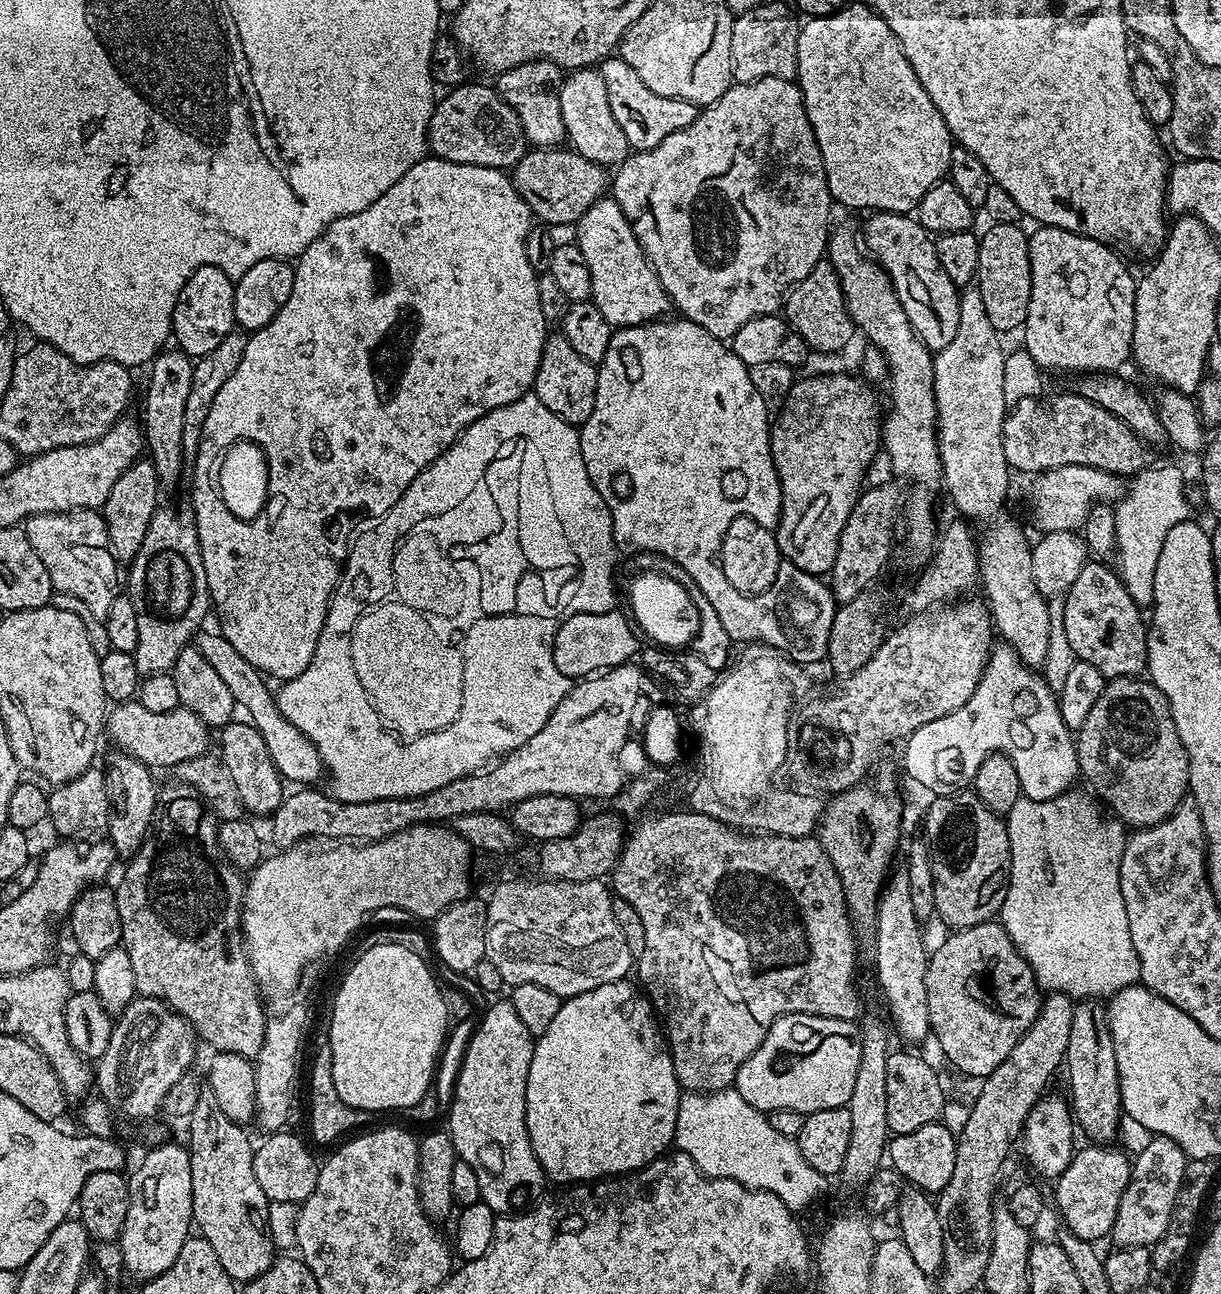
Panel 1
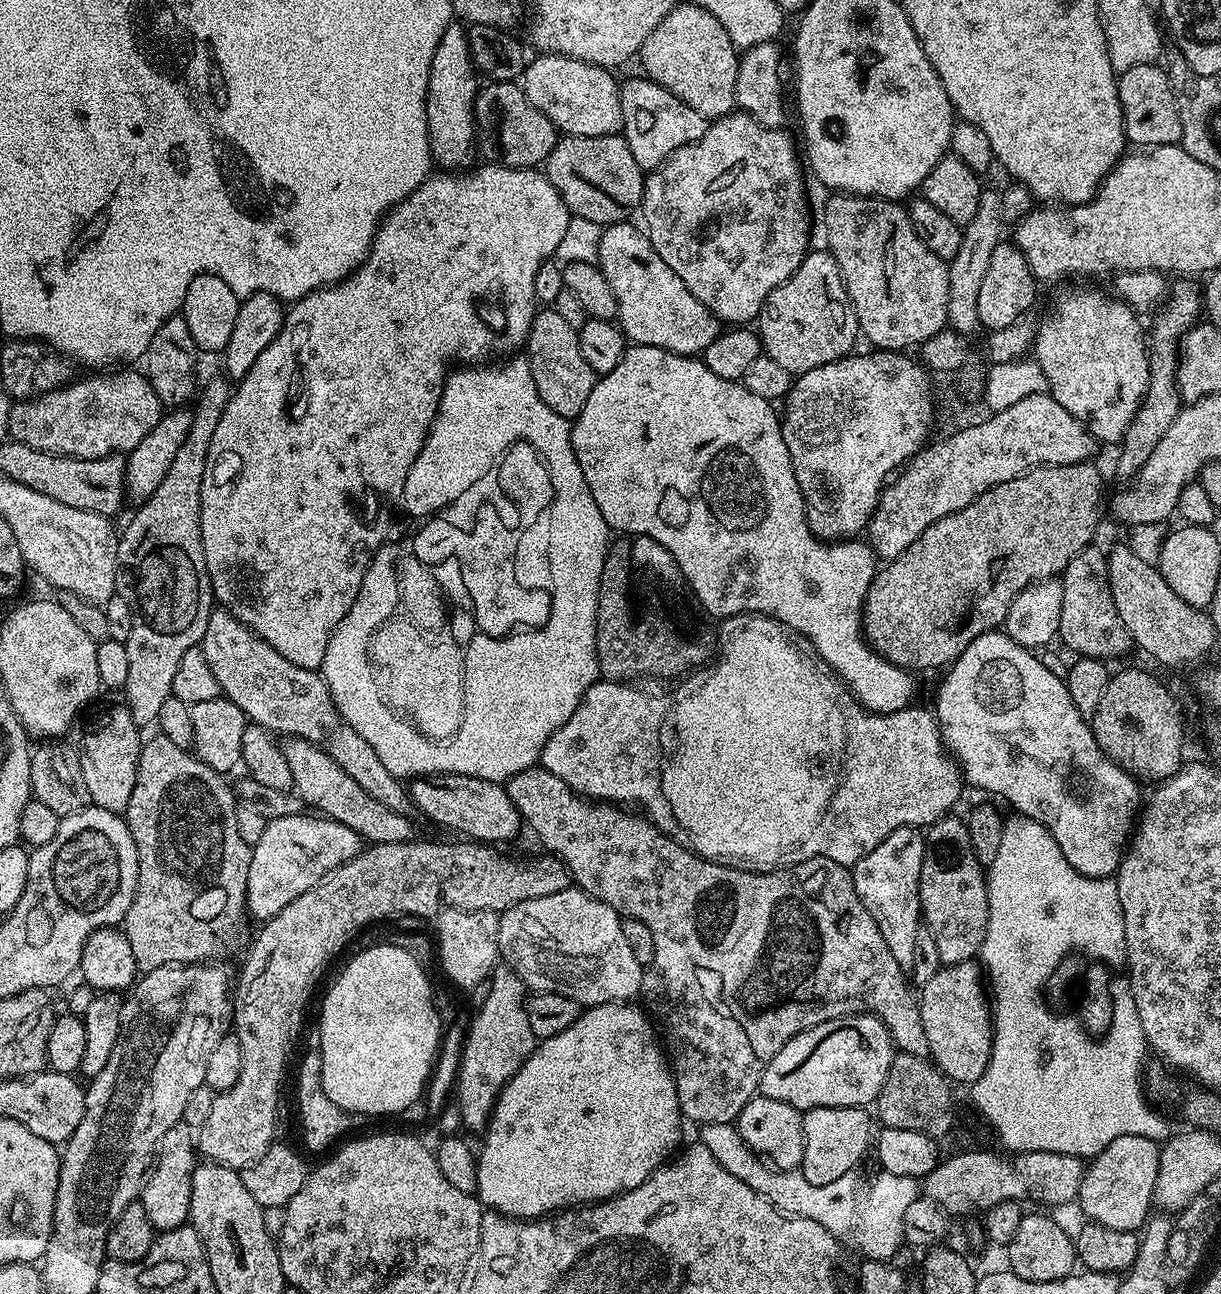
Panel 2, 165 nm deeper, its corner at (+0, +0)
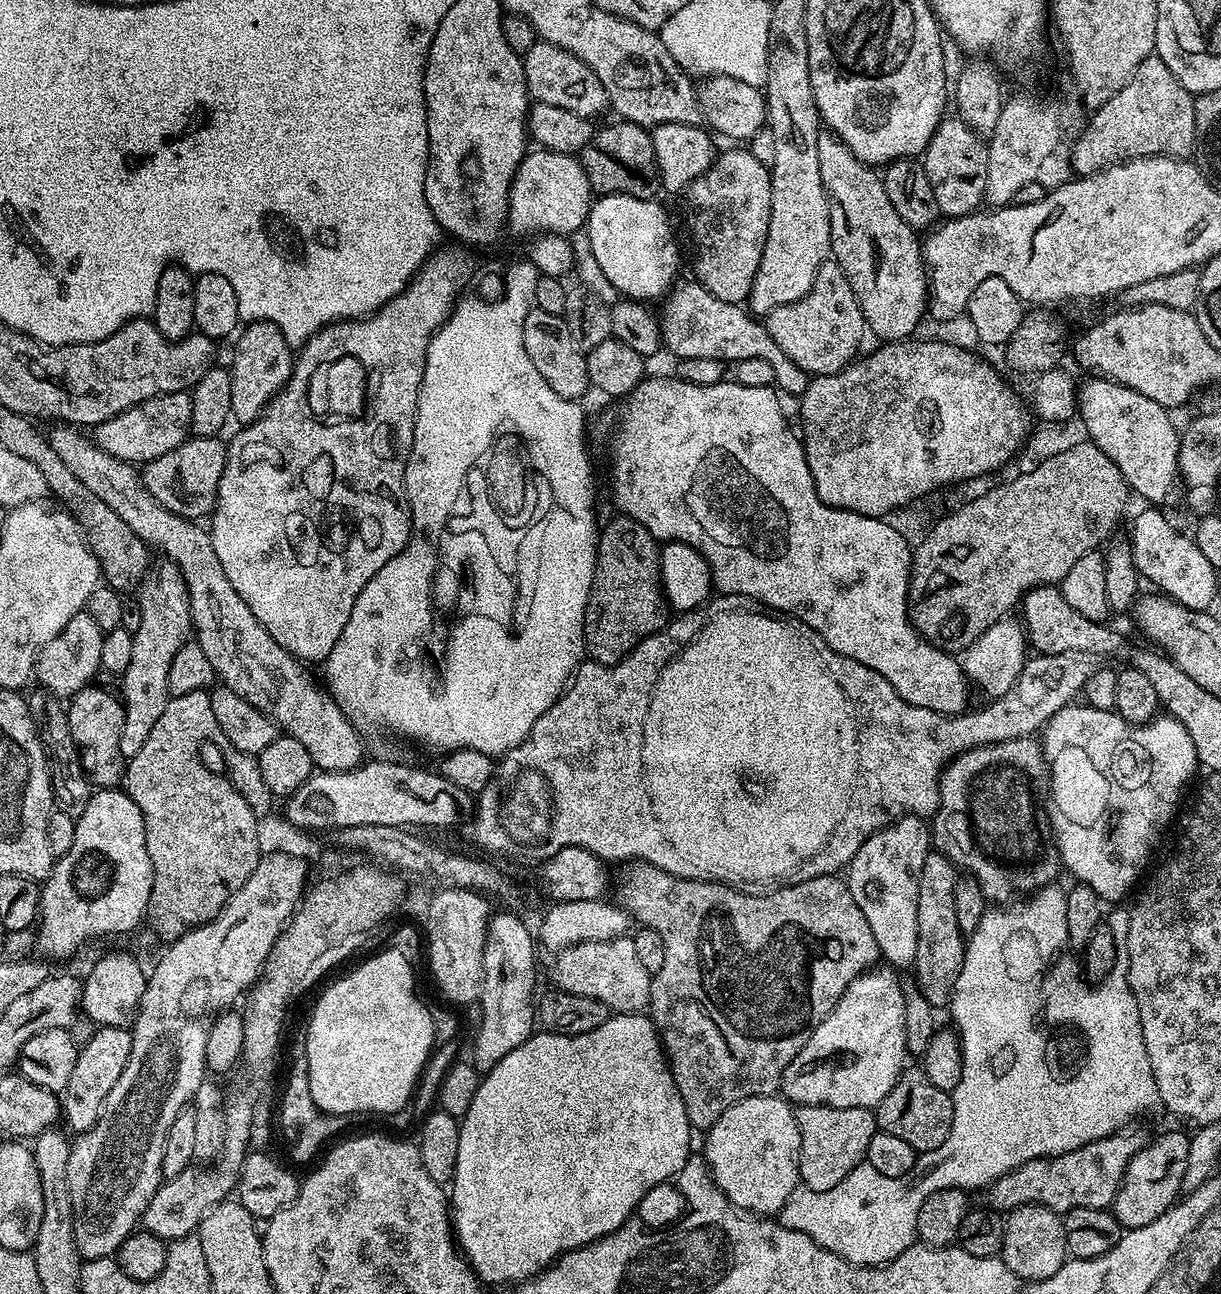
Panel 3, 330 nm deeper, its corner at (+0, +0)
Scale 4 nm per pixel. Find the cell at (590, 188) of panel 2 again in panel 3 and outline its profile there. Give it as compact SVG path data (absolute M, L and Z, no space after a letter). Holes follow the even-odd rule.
M615 123L608 124L605 128L597 127L590 142L586 142L586 146L578 153L580 165L582 170L586 170L586 178L593 193L617 192L643 200L653 199L661 187L651 131L637 124Z

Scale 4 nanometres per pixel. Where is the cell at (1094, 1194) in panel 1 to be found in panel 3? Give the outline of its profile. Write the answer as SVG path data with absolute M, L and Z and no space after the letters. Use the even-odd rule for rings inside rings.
M1168 1132L1165 1136L1149 1139L1134 1158L1130 1158L1130 1166L1126 1166L1126 1174L1116 1191L1116 1199L1110 1205L1120 1227L1127 1230L1138 1226L1150 1226L1166 1210L1181 1199L1182 1174L1186 1174L1186 1158L1188 1157L1189 1133Z

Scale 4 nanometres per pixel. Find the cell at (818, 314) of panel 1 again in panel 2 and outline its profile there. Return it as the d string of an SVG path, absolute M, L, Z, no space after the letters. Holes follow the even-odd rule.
M809 251L799 269L767 295L758 317L763 355L774 358L793 376L808 373L849 355L860 331L837 260L827 251Z

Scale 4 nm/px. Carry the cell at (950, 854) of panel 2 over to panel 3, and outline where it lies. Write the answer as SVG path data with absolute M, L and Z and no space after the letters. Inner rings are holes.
M935 850L929 851L926 862L922 862L922 878L918 886L918 954L914 965L914 976L920 985L920 993L933 1008L943 1009L952 998L952 987L958 982L958 974L964 961L965 933L958 930L958 918L954 914L954 886L958 869L945 856Z

